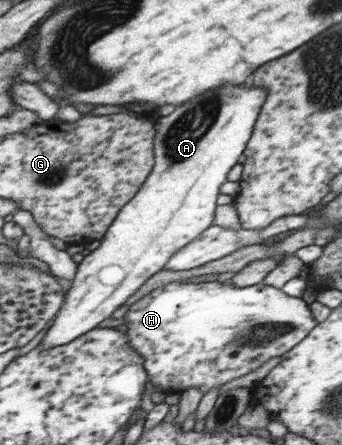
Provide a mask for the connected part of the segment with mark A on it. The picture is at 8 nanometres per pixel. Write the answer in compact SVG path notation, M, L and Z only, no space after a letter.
M223 84L189 99L176 107L173 113L156 120L153 169L133 199L122 207L99 247L78 264L71 287L67 291L67 301L55 317L55 324L47 329L38 344L41 350L67 345L97 328L101 321L111 317L115 309L121 307L131 295L135 295L147 279L163 269L173 254L214 224L220 187L227 181L231 168L239 163L239 157L244 155L265 99L267 88L263 86Z

